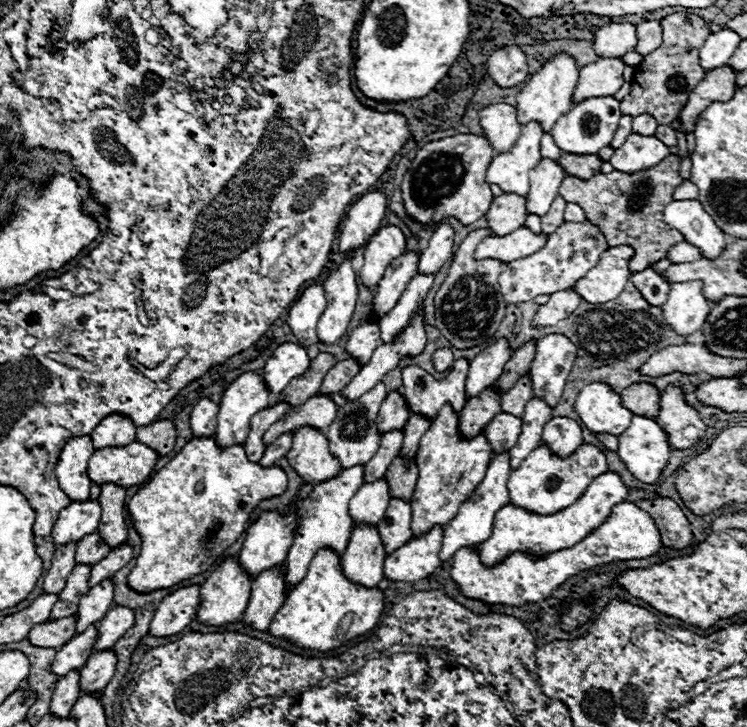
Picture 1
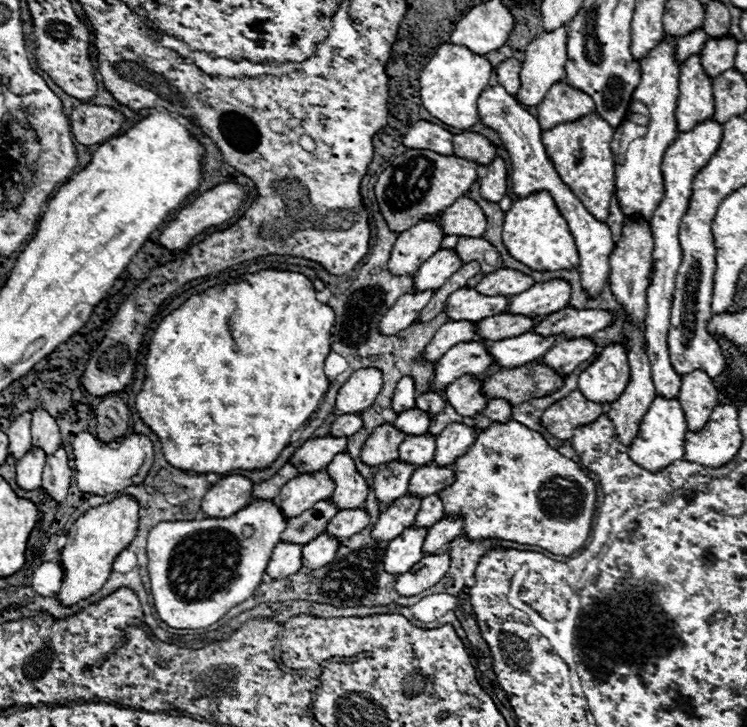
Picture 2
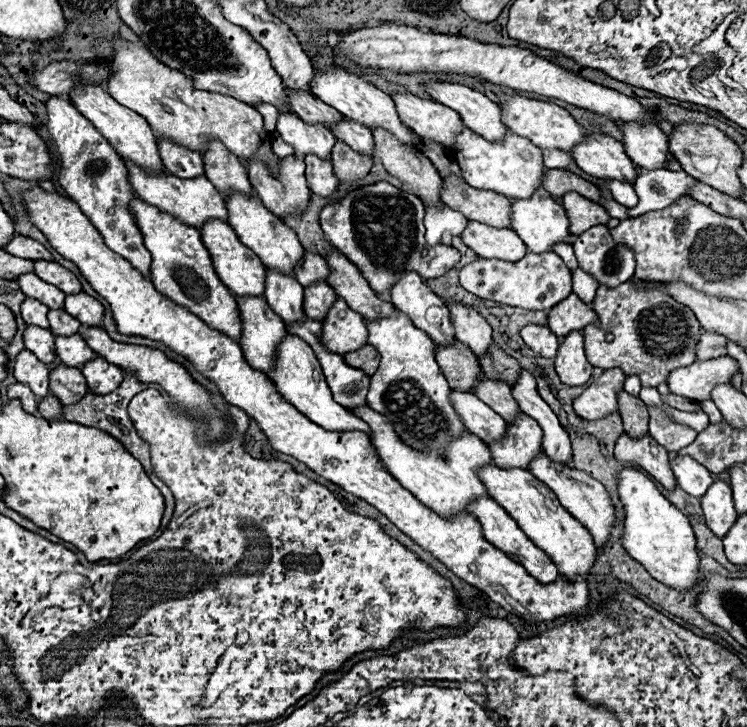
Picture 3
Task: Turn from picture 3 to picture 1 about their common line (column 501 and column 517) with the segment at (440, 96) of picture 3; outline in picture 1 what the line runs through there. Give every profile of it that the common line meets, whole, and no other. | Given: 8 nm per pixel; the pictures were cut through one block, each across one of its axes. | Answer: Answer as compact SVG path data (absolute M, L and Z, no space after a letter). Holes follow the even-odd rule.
M490 104L482 108L480 124L484 128L484 136L490 140L496 152L510 150L522 132L518 110L510 104Z

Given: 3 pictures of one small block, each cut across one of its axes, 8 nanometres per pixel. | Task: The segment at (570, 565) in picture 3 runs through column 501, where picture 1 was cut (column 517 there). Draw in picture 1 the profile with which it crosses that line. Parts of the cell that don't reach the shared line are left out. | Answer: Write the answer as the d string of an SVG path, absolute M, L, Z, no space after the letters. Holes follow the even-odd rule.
M540 444L516 470L512 470L508 478L510 500L516 506L534 510L538 514L554 514L574 504L590 486L590 482L604 472L608 472L606 454L592 444L582 444L576 452L572 452L566 458L554 456L546 444Z

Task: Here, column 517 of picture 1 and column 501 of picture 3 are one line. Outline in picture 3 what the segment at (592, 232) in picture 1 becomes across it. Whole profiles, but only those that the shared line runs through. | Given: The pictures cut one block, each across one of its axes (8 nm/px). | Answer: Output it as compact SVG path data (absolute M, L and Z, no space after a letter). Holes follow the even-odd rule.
M528 252L520 262L484 260L484 258L472 262L460 270L460 284L468 292L474 292L484 300L494 300L500 304L526 310L546 310L572 294L572 272L554 252L544 252L542 256Z

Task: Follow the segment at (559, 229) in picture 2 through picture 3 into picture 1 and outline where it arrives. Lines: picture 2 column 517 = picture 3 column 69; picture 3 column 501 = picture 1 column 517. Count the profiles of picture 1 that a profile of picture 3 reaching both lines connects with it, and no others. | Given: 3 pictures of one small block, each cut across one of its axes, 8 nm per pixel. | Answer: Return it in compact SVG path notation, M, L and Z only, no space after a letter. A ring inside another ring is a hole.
M626 502L618 504L618 508L612 508L608 520L586 536L586 540L578 542L572 548L550 552L544 556L532 556L528 552L512 552L508 558L494 566L484 566L480 560L478 546L466 546L460 548L452 558L452 578L460 586L462 594L468 598L482 600L486 604L506 604L506 606L522 606L528 602L540 602L552 594L554 588L564 584L570 576L594 568L598 564L608 564L614 560L638 560L648 558L658 552L662 546L660 532L654 524L654 520L640 510L636 504Z

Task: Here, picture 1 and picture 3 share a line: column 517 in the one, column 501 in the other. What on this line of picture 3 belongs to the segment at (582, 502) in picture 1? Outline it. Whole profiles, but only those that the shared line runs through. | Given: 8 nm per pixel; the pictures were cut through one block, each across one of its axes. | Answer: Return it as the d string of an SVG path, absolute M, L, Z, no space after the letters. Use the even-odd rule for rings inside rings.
M482 498L482 500L476 500L472 506L470 506L470 514L476 516L476 520L482 524L482 530L484 530L484 536L490 544L494 544L498 550L502 550L508 558L512 558L514 562L518 562L520 566L526 568L526 572L536 578L538 582L542 584L550 584L558 578L558 568L554 566L554 562L538 548L534 546L532 540L528 540L528 536L520 530L520 526L508 516L508 512L496 504L492 498Z

